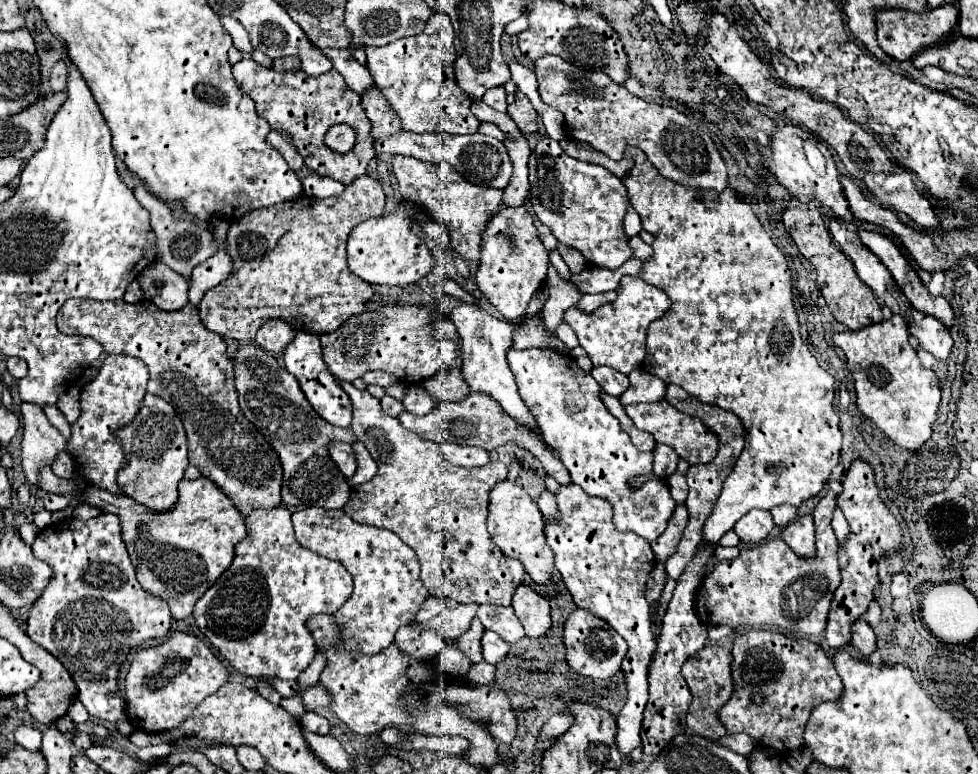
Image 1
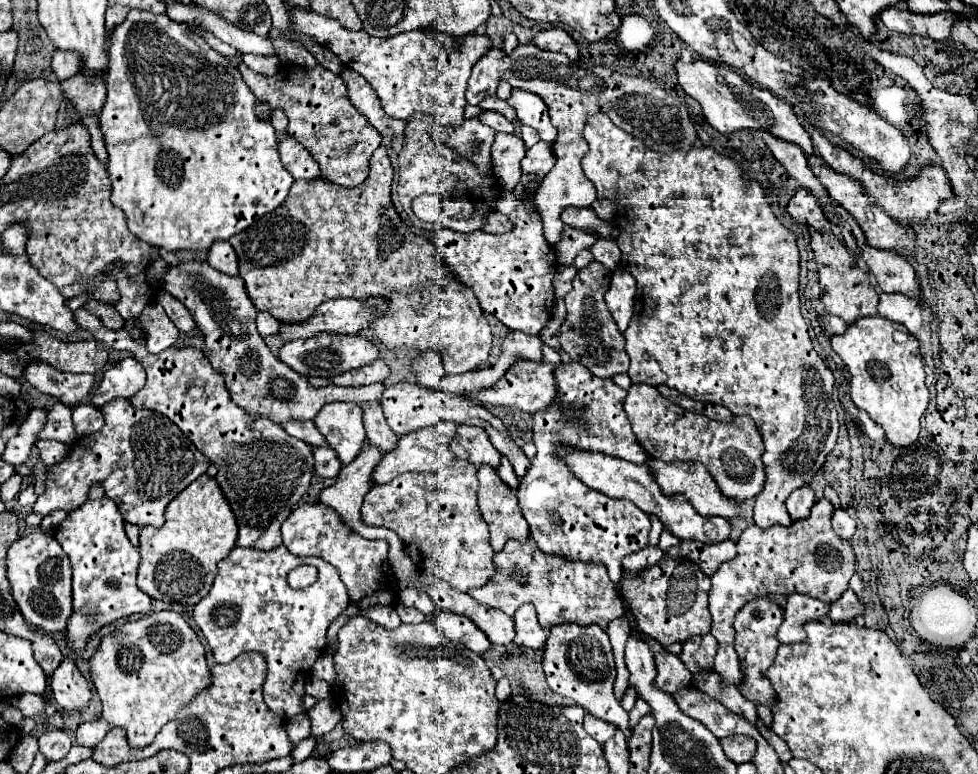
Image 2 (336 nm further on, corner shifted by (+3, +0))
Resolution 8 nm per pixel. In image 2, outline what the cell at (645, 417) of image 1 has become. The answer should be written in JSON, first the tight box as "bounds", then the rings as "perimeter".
{"bounds":[625,384,765,504],"perimeter":[[[633,384],[625,398],[625,412],[633,426],[633,434],[649,458],[699,460],[715,478],[721,494],[737,504],[755,498],[765,484],[765,466],[761,454],[765,450],[761,434],[749,416],[733,416],[733,422],[717,422],[707,416],[693,414],[663,398],[649,384]]]}

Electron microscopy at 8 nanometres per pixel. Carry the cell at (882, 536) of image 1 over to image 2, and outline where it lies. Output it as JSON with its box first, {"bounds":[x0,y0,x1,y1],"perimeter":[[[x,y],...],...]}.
{"bounds":[777,594,829,644],"perimeter":[[[789,594],[787,596],[787,606],[783,608],[783,624],[777,632],[777,640],[781,644],[795,644],[795,642],[803,642],[805,640],[805,630],[803,630],[803,624],[807,620],[821,620],[825,614],[829,612],[829,604],[817,600],[817,598],[811,598],[807,594]]]}

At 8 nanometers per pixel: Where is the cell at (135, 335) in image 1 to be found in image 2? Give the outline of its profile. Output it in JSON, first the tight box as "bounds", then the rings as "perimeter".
{"bounds":[75,308,313,550],"perimeter":[[[85,308],[75,310],[75,322],[107,348],[133,352],[147,372],[147,384],[129,398],[129,402],[137,408],[155,410],[167,416],[187,434],[199,452],[211,458],[211,464],[217,468],[215,478],[239,522],[237,546],[257,550],[273,550],[281,546],[281,524],[295,510],[313,476],[313,454],[309,444],[289,436],[269,418],[239,408],[231,400],[225,380],[209,366],[201,350],[171,346],[159,354],[149,354],[145,342],[133,340],[125,328],[103,328],[101,320]]]}

